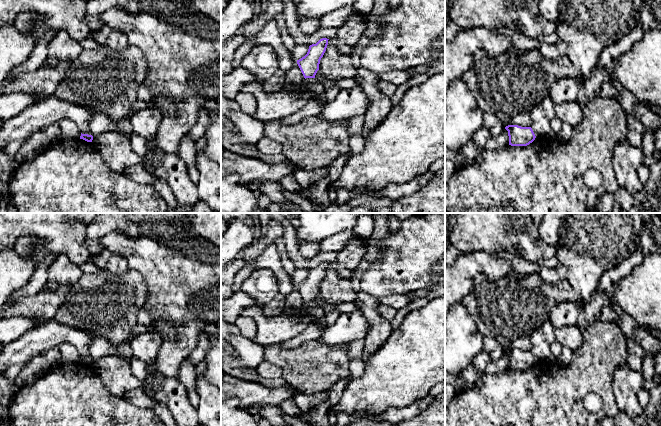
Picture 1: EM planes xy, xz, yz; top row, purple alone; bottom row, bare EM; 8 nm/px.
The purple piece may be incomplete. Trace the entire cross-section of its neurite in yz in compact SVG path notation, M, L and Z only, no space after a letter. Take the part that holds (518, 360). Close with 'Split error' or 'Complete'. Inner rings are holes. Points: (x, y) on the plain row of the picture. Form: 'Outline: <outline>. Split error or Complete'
Outline: M508 349L505 353L508 355L509 369L511 370L527 370L536 362L531 351Z. Complete

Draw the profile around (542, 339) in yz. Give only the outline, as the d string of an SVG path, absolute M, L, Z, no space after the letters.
M548 320L529 336L532 344L531 352L536 361L553 360L551 345L556 341L554 332L555 328Z

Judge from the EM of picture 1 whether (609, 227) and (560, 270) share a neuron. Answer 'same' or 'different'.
different

